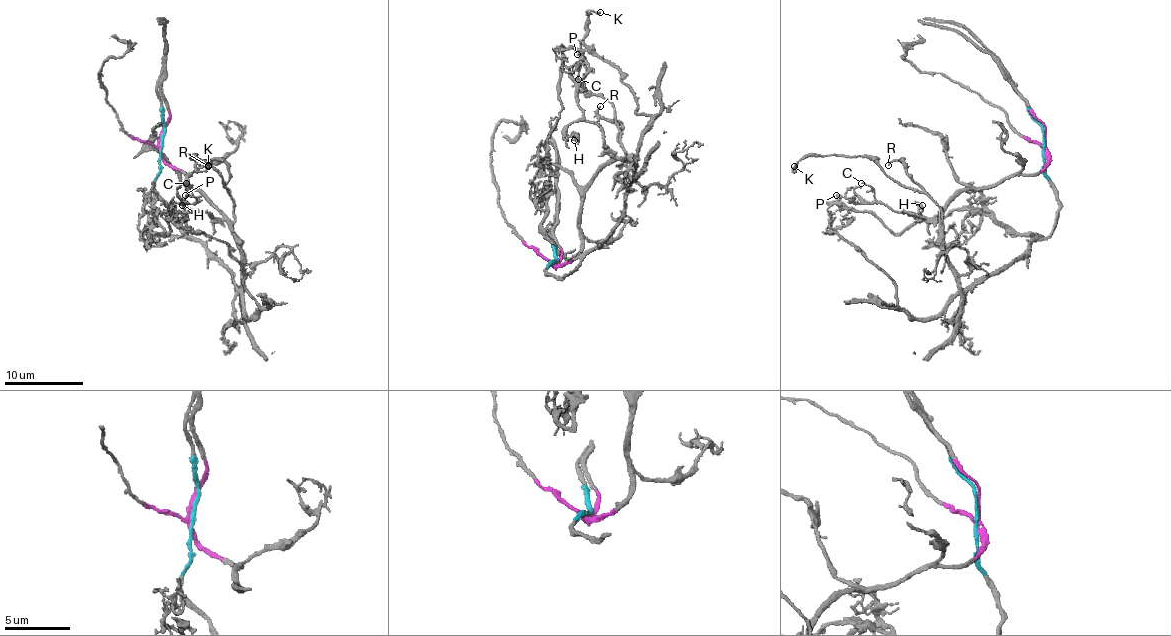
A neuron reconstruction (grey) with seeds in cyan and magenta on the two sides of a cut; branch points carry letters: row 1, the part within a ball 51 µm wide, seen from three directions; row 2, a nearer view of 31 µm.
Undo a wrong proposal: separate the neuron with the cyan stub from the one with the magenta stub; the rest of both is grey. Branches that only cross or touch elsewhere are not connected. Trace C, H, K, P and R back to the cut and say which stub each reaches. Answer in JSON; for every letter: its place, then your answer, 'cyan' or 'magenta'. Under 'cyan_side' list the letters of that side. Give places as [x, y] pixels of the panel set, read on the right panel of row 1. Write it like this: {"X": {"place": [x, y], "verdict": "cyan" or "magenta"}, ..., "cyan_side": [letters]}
{"C": {"place": [861, 183], "verdict": "magenta"}, "H": {"place": [922, 205], "verdict": "magenta"}, "K": {"place": [794, 166], "verdict": "magenta"}, "P": {"place": [836, 195], "verdict": "magenta"}, "R": {"place": [888, 165], "verdict": "magenta"}, "cyan_side": []}

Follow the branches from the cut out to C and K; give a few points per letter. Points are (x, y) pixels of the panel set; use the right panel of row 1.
C: (1043, 142), (1047, 164), (1031, 175), (970, 187), (940, 215), (892, 211), (861, 183)
K: (1043, 142), (1039, 171), (964, 187), (940, 219), (934, 201), (889, 177), (871, 156), (803, 156), (793, 165)

